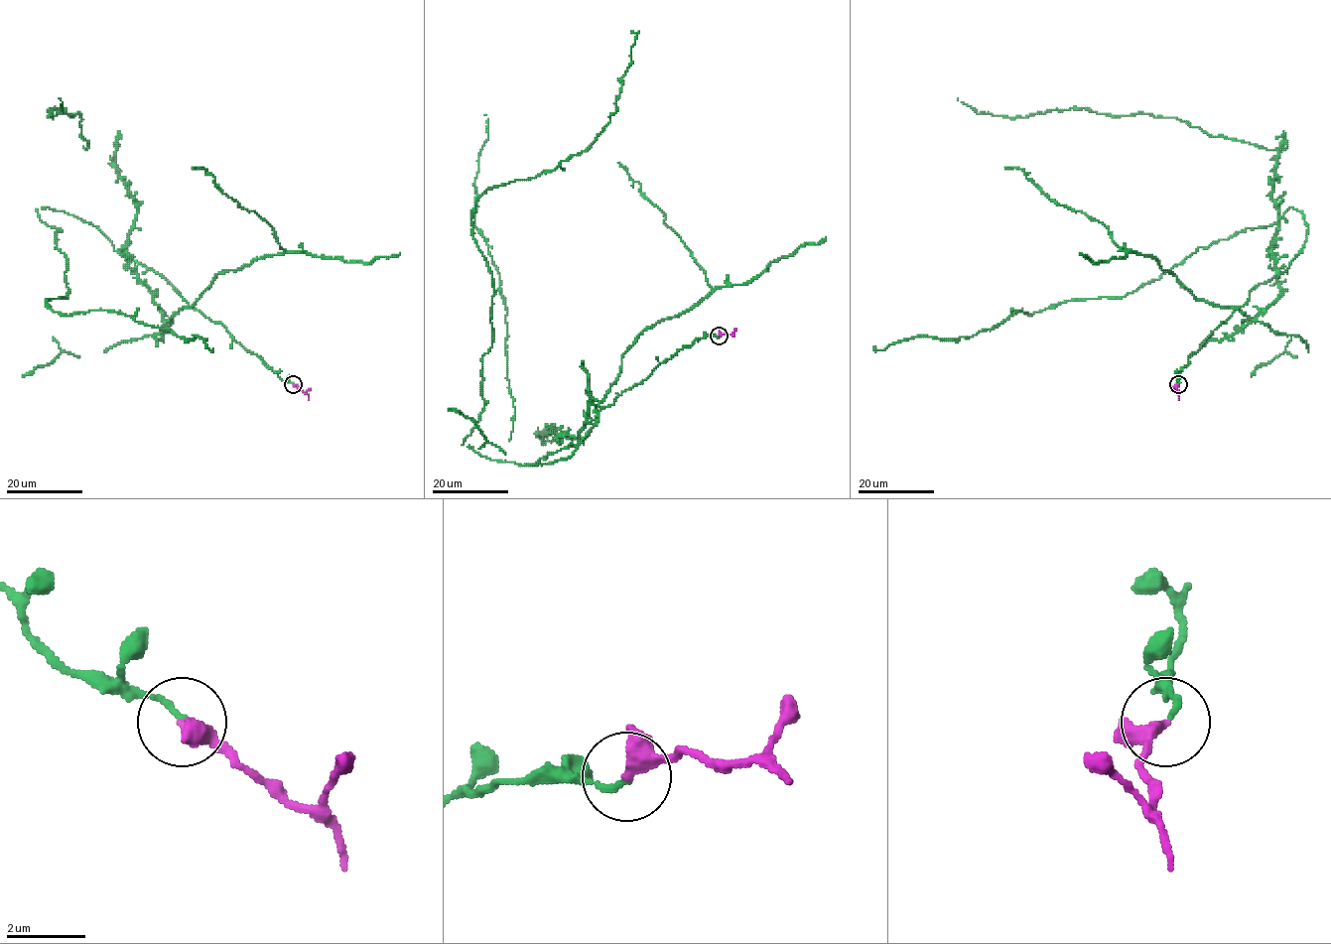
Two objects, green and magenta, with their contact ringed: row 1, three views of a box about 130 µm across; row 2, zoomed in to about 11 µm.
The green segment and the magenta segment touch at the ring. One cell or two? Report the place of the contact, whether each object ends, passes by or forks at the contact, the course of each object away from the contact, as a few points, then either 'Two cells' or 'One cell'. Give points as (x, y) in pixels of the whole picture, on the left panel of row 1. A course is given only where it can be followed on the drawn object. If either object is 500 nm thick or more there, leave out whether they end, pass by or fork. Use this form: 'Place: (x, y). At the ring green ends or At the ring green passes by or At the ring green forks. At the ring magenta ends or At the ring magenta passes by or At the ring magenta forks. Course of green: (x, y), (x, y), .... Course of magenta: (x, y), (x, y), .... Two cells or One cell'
Place: (293, 384). At the ring green ends. At the ring magenta passes by. Course of green: (294, 384), (97, 227), (37, 209), (67, 262), (52, 310), (120, 312), (204, 345). Course of magenta: (294, 385), (305, 392), (309, 387). One cell

